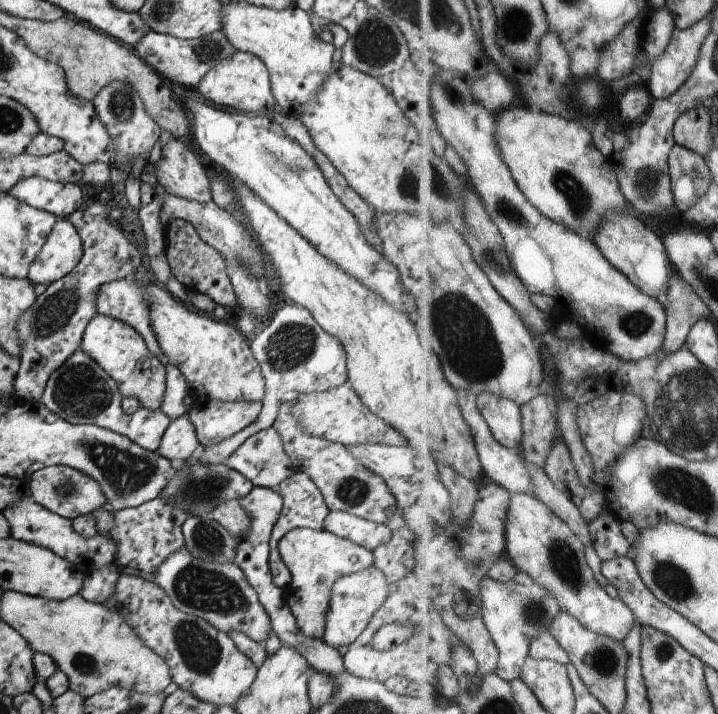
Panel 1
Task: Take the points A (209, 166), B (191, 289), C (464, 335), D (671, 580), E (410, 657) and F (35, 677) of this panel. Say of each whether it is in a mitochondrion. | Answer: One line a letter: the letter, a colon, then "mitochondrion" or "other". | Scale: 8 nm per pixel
A: other
B: other
C: mitochondrion
D: mitochondrion
E: other
F: other

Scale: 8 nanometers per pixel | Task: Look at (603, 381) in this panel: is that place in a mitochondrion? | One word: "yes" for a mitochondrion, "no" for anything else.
no

